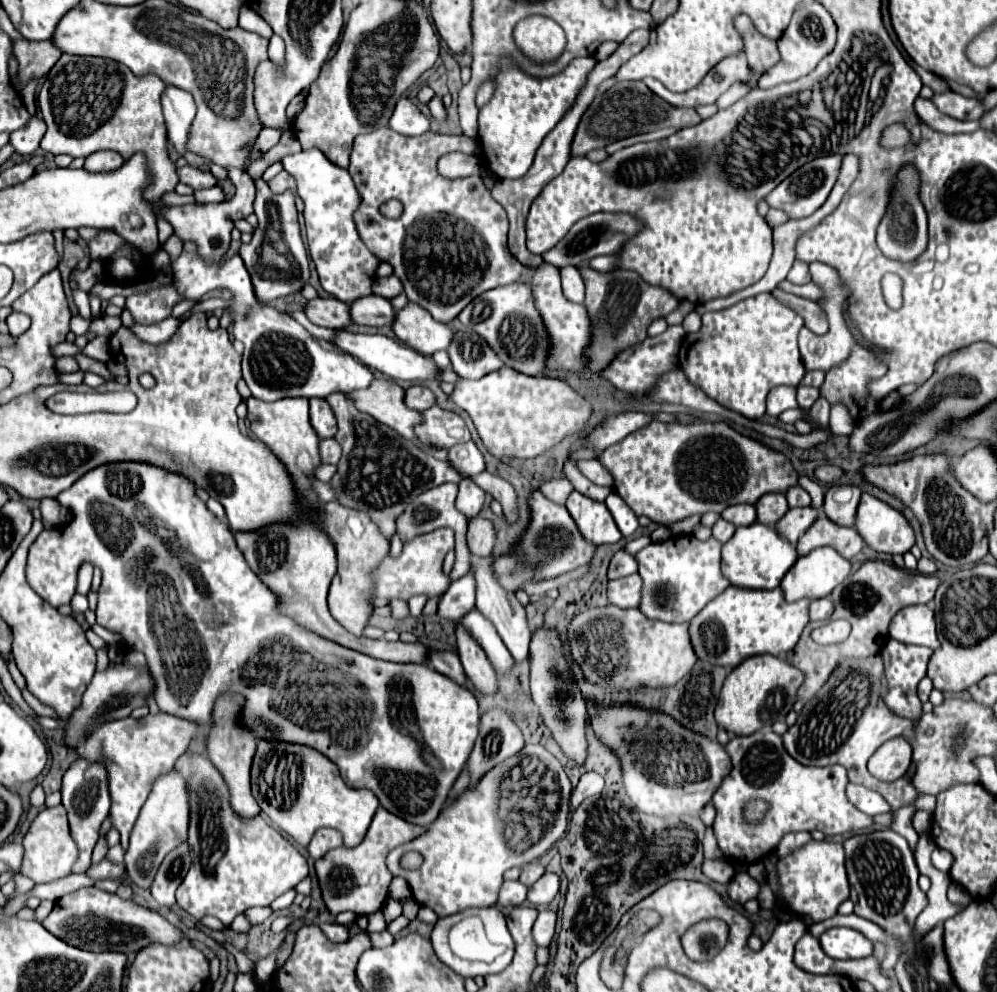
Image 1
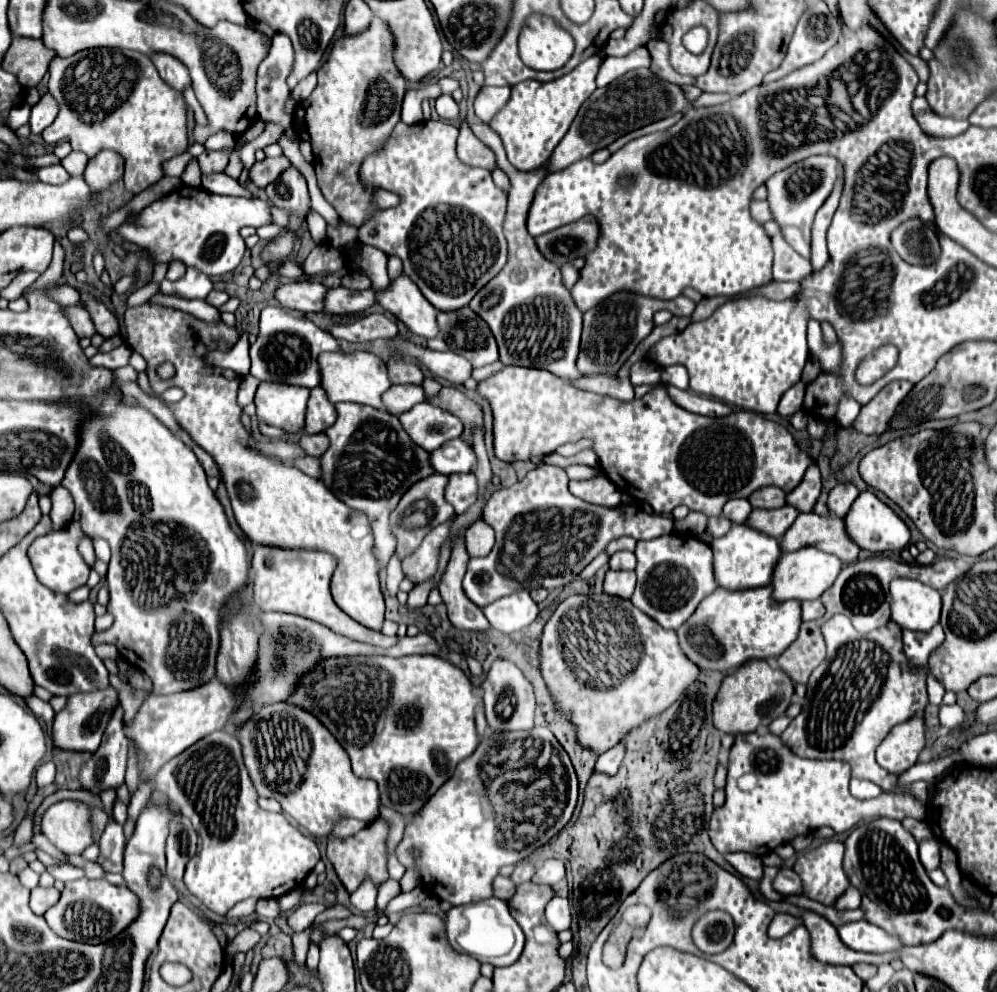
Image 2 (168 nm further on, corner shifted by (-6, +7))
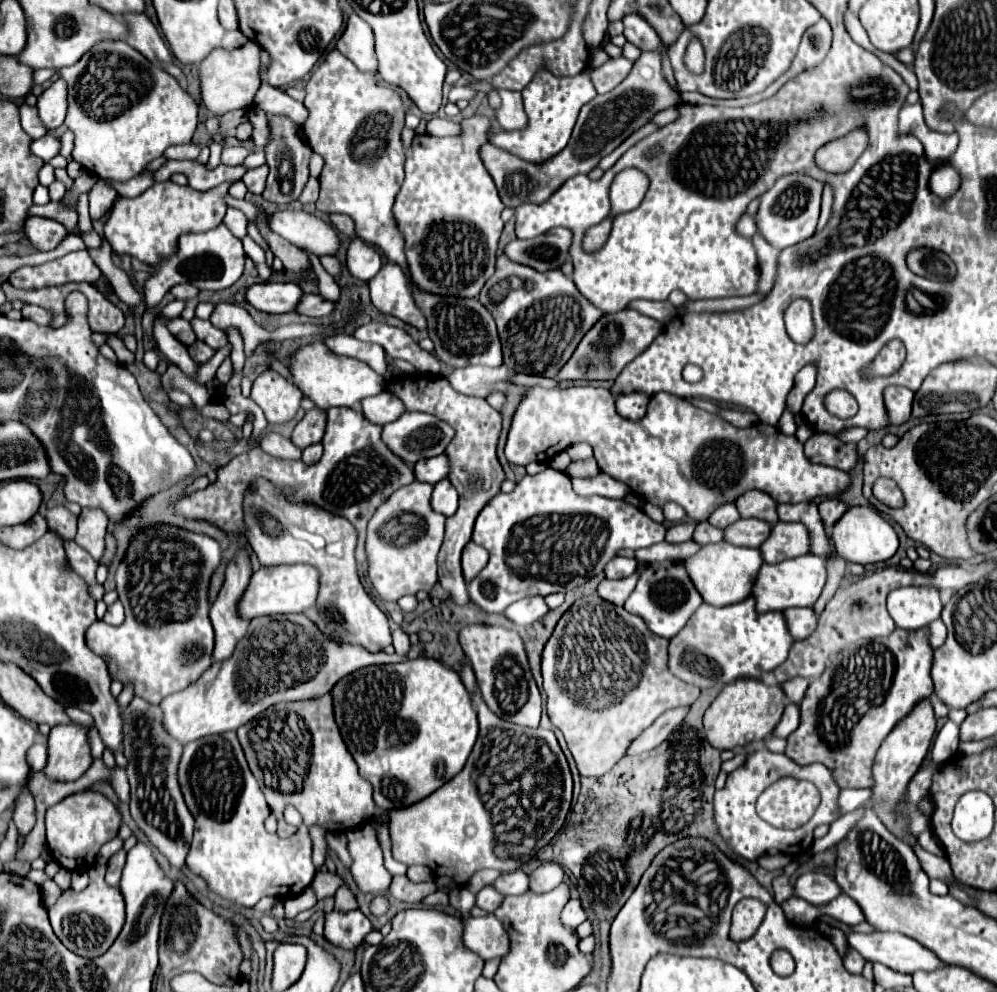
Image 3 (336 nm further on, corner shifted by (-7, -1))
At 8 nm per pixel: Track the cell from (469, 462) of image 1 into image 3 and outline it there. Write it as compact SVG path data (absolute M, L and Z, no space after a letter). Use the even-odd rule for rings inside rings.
M439 454L439 456L429 458L429 460L419 460L413 470L417 472L417 480L419 480L419 482L437 484L439 480L449 478L451 464L449 464L447 454Z

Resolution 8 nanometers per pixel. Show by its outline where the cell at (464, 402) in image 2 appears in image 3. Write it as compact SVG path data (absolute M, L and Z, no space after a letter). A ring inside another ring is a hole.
M403 376L401 380L389 382L387 390L399 396L409 412L417 410L439 416L441 420L449 422L455 428L453 444L449 444L449 450L445 450L445 454L449 456L453 468L449 480L459 490L459 510L451 518L447 518L445 542L439 552L439 584L443 586L445 592L449 592L449 598L457 606L467 606L469 596L467 596L467 582L461 570L461 552L465 544L471 540L477 514L499 492L499 486L505 480L503 468L495 454L497 438L501 432L501 414L495 408L491 408L485 398L455 392L443 376Z

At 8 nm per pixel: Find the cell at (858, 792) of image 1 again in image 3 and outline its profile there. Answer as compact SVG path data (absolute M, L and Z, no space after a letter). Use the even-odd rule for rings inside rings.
M843 790L839 796L841 814L847 814L847 812L863 806L871 796L873 796L871 790Z

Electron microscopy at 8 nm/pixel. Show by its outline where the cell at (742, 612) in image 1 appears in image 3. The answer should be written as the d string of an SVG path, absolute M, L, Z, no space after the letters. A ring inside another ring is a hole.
M753 596L723 608L703 604L689 618L689 624L671 638L669 670L683 682L699 688L723 686L737 678L761 678L765 672L775 670L787 660L793 642L783 612L759 614Z

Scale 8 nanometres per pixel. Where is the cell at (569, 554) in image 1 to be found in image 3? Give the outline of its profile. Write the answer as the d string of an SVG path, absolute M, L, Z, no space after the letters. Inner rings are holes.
M545 468L541 474L525 476L513 492L499 492L479 512L473 530L473 542L489 550L489 564L469 582L469 598L485 612L503 612L509 604L527 596L547 596L555 592L569 592L589 578L603 572L605 564L621 548L649 548L665 540L663 524L653 522L641 508L625 500L605 500L599 496L577 496L565 472Z

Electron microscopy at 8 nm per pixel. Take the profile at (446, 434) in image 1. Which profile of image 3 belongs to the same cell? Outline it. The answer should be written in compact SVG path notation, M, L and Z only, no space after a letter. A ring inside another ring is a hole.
M405 412L405 416L383 426L385 444L409 464L443 454L453 438L455 430L447 422L425 412Z

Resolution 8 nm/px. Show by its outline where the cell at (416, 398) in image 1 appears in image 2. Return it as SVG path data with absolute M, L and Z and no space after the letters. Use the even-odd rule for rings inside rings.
M392 386L388 392L384 392L384 406L392 414L402 414L410 410L414 404L420 404L424 400L424 388L422 386Z

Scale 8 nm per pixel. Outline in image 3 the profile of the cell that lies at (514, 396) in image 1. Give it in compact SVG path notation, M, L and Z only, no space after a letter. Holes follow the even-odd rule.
M527 386L515 408L513 422L507 434L507 462L527 466L529 462L537 462L539 454L541 462L545 462L577 442L587 442L595 452L599 470L613 476L615 480L625 482L633 494L641 496L645 502L657 508L663 508L667 502L675 502L683 506L687 516L695 522L705 522L715 508L727 502L735 502L749 490L767 492L779 504L795 504L813 500L817 496L831 496L849 486L847 472L809 462L803 454L803 444L795 436L785 436L775 426L767 426L761 422L749 428L729 426L723 420L717 420L717 416L695 408L689 400L677 398L667 392L657 392L651 396L647 414L641 420L627 420L617 412L613 394L605 388L581 386L547 390L541 386Z

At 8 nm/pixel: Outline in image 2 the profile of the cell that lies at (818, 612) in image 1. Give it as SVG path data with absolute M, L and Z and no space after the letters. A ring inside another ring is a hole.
M804 600L802 604L802 620L818 620L824 616L824 604L820 600Z

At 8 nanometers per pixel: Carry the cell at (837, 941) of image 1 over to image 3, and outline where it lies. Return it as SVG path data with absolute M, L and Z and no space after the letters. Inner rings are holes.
M871 932L871 934L849 934L847 942L867 962L881 962L895 972L913 974L917 970L937 970L945 962L937 960L933 952L927 952L913 938L897 932Z

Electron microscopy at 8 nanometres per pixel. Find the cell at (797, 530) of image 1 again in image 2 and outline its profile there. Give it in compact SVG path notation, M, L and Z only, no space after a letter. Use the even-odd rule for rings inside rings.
M782 506L776 510L756 508L744 524L752 524L752 528L760 528L760 532L768 532L770 536L780 538L792 526L792 522L796 520L798 514L800 512L796 508L790 508L790 506Z

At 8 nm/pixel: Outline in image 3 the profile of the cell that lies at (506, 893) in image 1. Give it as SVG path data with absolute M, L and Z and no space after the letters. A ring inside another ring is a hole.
M485 886L477 892L477 906L483 908L485 912L495 912L495 908L501 904L503 896L493 888L493 886Z

